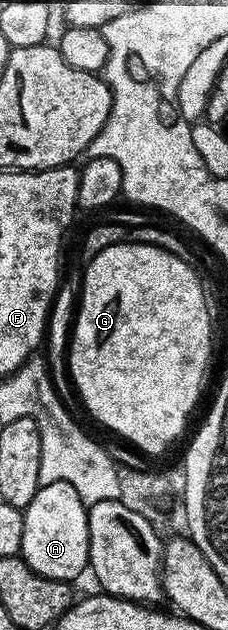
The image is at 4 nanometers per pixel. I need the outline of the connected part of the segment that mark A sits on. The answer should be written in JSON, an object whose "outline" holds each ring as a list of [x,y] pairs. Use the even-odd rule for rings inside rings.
{"outline":[[[63,482],[43,484],[23,509],[23,545],[20,558],[44,579],[73,579],[89,566],[87,504],[71,485]]]}

